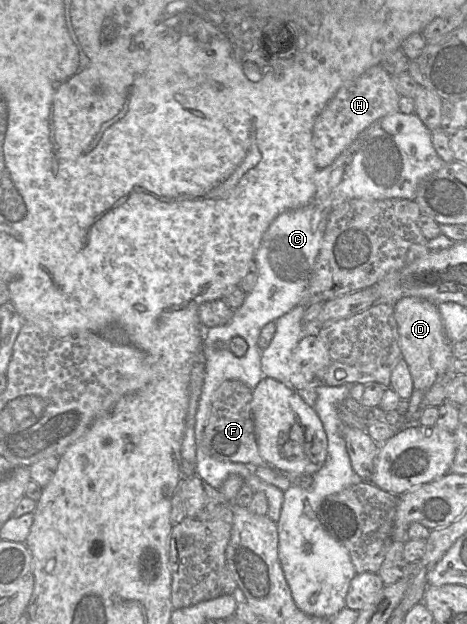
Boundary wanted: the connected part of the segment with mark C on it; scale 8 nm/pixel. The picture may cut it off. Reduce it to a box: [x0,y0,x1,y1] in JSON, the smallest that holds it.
[195,111,444,448]

